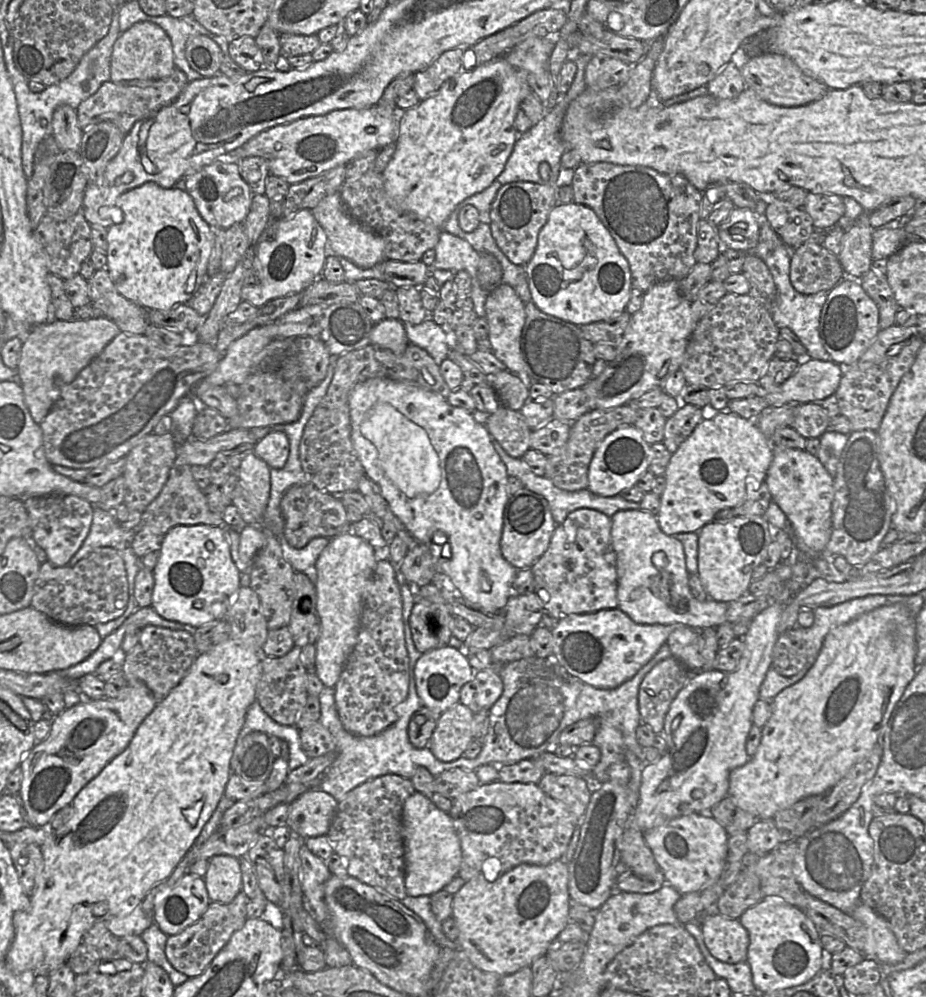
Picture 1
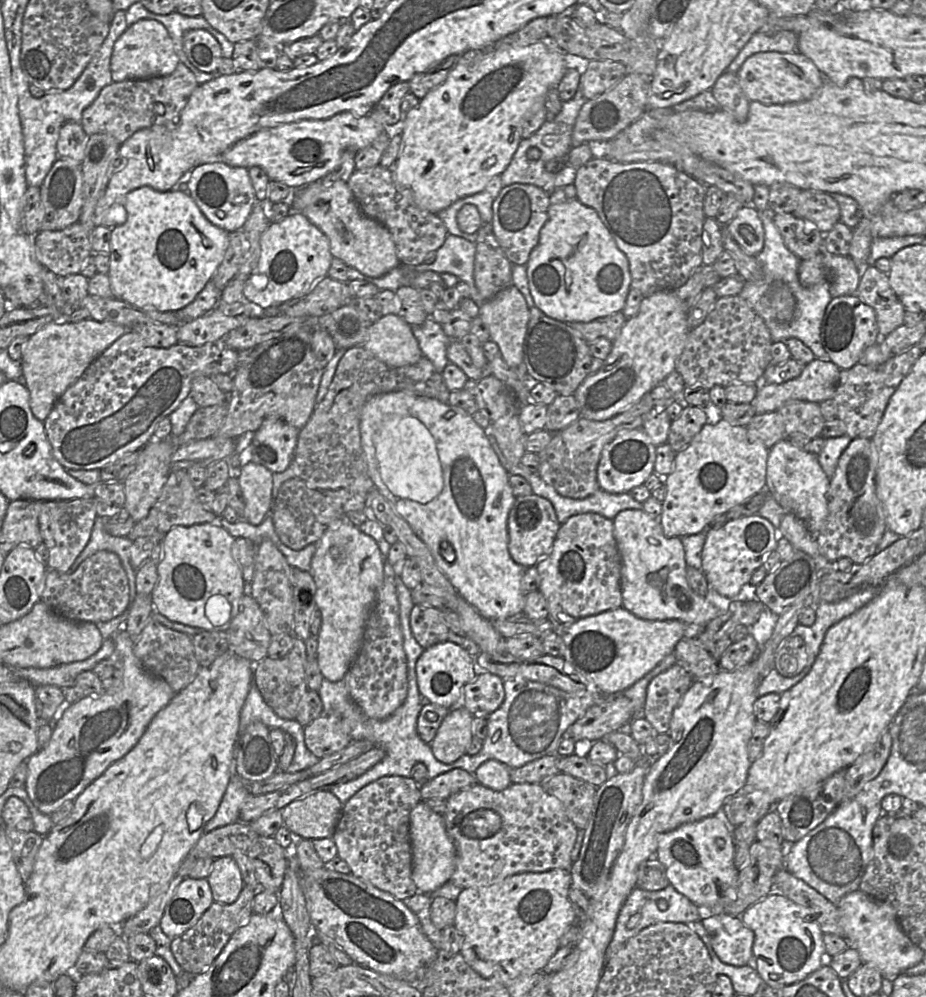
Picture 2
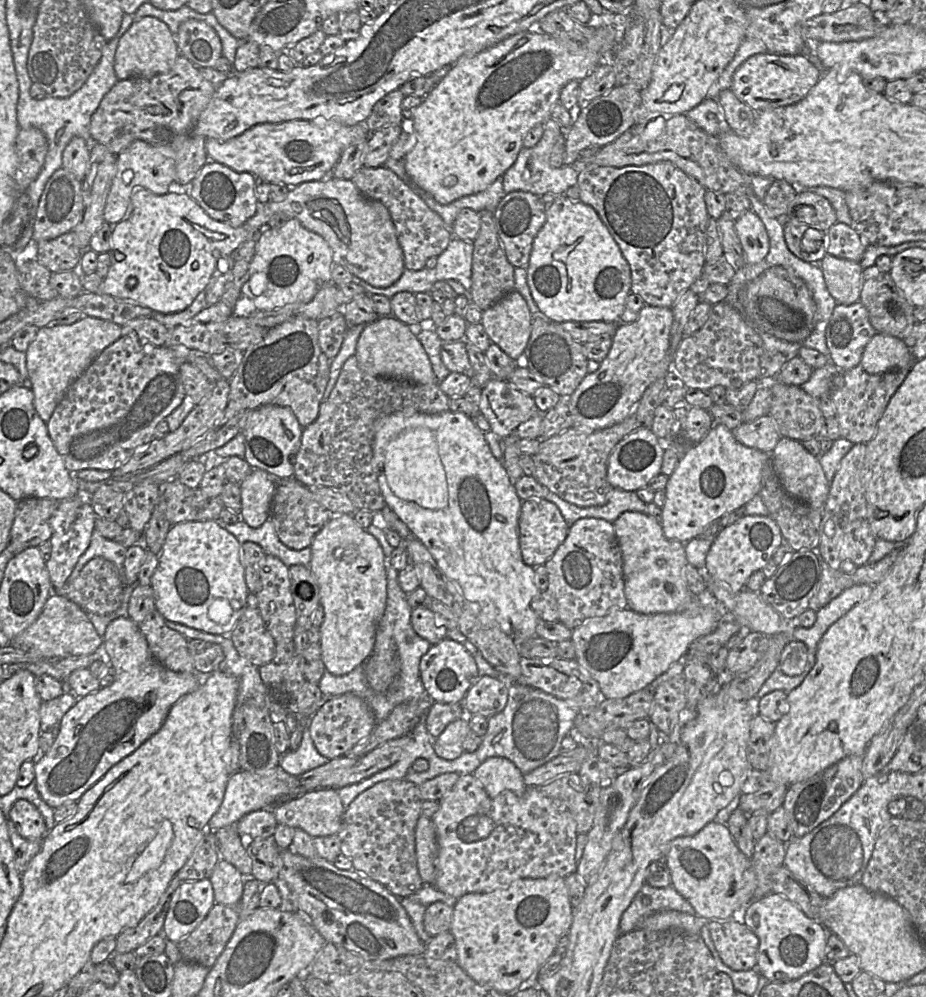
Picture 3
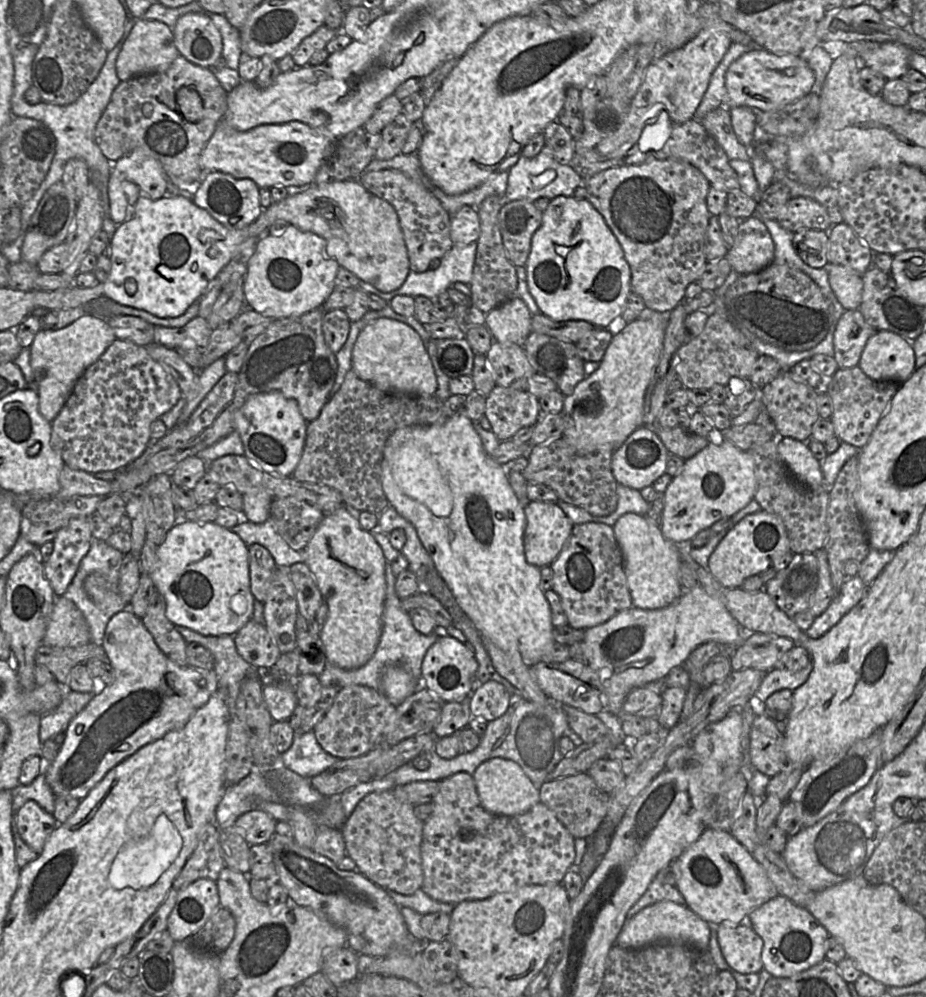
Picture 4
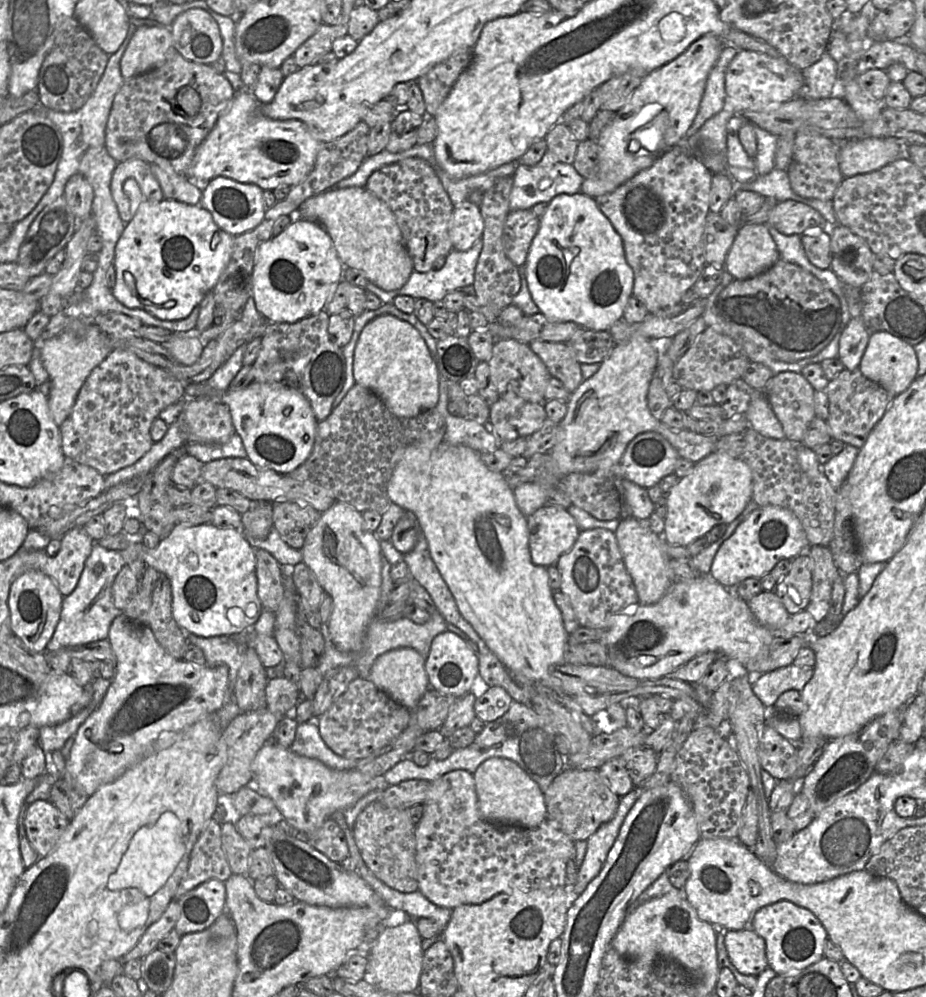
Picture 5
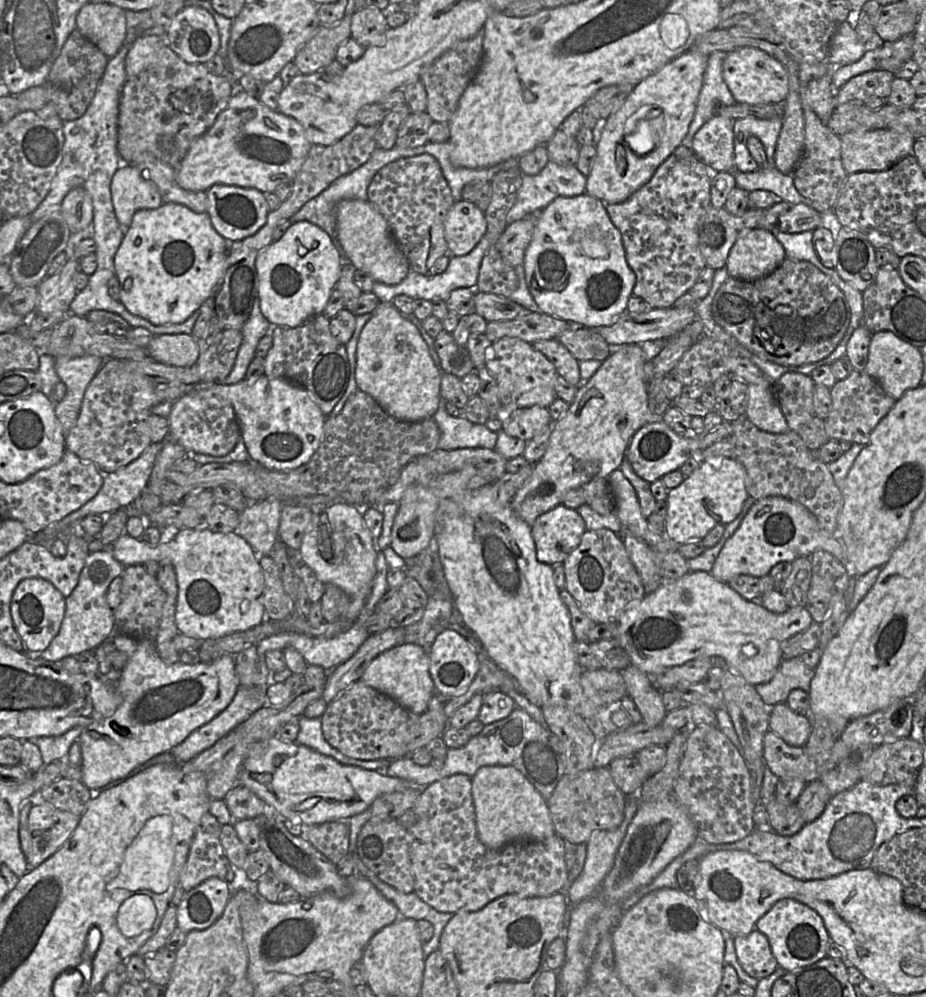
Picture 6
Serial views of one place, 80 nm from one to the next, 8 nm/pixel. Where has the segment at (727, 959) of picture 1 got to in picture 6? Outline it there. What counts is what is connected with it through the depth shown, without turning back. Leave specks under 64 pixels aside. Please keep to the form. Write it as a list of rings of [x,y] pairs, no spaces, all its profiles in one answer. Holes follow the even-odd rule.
[[[754,929],[746,936],[734,938],[739,964],[749,976],[758,980],[770,976],[777,968],[768,938]]]

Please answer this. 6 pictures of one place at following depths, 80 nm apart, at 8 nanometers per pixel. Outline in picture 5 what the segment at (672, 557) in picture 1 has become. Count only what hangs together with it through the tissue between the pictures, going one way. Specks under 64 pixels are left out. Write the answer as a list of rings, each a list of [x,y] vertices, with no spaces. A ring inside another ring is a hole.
[[[628,516],[620,519],[615,536],[625,567],[635,585],[639,604],[651,605],[658,602],[673,584],[669,577],[669,560],[671,558],[664,551],[662,535],[652,531],[648,526],[648,520],[641,521]]]

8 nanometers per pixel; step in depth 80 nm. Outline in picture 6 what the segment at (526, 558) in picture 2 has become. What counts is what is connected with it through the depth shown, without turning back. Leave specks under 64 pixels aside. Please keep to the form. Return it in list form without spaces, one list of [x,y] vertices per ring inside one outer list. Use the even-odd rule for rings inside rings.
[[[560,504],[540,515],[531,526],[539,562],[563,564],[586,532],[584,519],[576,509]]]

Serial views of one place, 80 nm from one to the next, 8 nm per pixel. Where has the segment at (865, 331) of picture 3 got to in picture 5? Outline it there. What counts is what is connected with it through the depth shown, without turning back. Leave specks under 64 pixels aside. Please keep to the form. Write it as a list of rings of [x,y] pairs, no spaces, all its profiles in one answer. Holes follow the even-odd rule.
[[[862,317],[851,318],[844,327],[840,337],[838,357],[847,370],[859,369],[870,334]]]

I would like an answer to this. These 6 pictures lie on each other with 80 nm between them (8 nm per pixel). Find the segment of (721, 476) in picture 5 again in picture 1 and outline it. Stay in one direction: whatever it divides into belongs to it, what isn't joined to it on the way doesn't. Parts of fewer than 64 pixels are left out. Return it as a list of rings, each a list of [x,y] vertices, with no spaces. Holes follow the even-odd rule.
[[[728,409],[700,422],[692,434],[672,454],[665,472],[666,487],[660,496],[657,517],[661,530],[670,536],[679,533],[699,533],[706,524],[713,522],[715,515],[724,509],[736,508],[758,491],[766,479],[773,460],[773,445],[761,430],[747,419]]]

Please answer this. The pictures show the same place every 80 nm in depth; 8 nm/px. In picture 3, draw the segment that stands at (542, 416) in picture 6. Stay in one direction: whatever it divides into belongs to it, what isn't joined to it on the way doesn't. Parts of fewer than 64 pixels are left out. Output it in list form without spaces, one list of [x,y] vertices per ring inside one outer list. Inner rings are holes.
[[[493,377],[481,388],[479,410],[491,425],[491,430],[500,438],[505,438],[513,433],[517,427],[539,412],[533,396],[526,394],[509,383]]]

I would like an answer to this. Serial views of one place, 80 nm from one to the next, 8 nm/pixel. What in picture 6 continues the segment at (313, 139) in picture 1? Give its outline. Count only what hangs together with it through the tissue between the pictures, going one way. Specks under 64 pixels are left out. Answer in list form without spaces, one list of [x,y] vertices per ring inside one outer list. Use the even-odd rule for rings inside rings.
[[[236,89],[213,126],[193,142],[176,169],[176,179],[182,188],[192,192],[206,192],[215,184],[223,184],[274,193],[281,184],[293,182],[311,146],[300,122]]]

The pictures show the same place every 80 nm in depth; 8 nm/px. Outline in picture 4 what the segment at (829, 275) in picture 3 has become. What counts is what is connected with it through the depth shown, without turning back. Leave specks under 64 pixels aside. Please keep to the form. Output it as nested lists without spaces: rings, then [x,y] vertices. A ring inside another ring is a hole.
[[[827,263],[828,280],[838,301],[845,310],[859,309],[862,300],[863,280],[851,268]]]

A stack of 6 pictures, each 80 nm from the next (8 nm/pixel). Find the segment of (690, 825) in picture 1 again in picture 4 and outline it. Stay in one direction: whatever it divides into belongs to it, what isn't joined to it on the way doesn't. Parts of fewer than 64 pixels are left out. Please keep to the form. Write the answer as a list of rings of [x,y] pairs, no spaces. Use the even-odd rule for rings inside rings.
[[[705,829],[699,839],[689,846],[676,859],[676,862],[679,866],[679,878],[676,883],[677,889],[685,898],[686,905],[707,922],[741,924],[741,920],[745,915],[749,917],[749,914],[754,909],[780,895],[763,867],[727,831]]]

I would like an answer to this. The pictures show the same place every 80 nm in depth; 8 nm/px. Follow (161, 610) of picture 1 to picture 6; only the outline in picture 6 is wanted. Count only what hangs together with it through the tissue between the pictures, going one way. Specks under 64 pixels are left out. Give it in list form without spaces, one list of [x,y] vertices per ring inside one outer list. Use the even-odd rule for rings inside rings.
[[[181,529],[168,543],[155,548],[124,533],[112,544],[112,555],[125,567],[149,561],[173,565],[178,584],[175,622],[187,637],[215,639],[269,620],[261,604],[264,580],[259,555],[235,532]]]

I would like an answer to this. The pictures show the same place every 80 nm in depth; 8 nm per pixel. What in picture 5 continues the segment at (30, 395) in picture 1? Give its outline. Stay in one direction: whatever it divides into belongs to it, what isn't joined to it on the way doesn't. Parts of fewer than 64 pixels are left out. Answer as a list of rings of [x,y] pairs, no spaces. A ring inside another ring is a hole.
[[[94,323],[89,324],[86,336],[77,343],[62,342],[58,337],[43,342],[40,357],[49,375],[50,394],[48,396],[48,407],[52,420],[58,427],[70,415],[77,395],[90,373],[111,352],[111,337],[103,333]]]

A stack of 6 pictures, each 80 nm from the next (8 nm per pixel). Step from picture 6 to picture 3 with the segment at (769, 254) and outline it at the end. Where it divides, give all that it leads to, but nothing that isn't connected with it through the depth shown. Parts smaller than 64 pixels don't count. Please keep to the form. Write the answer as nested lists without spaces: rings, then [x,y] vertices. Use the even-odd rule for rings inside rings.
[[[750,209],[735,220],[735,231],[747,264],[756,264],[767,256],[769,237],[763,222],[755,212]]]

